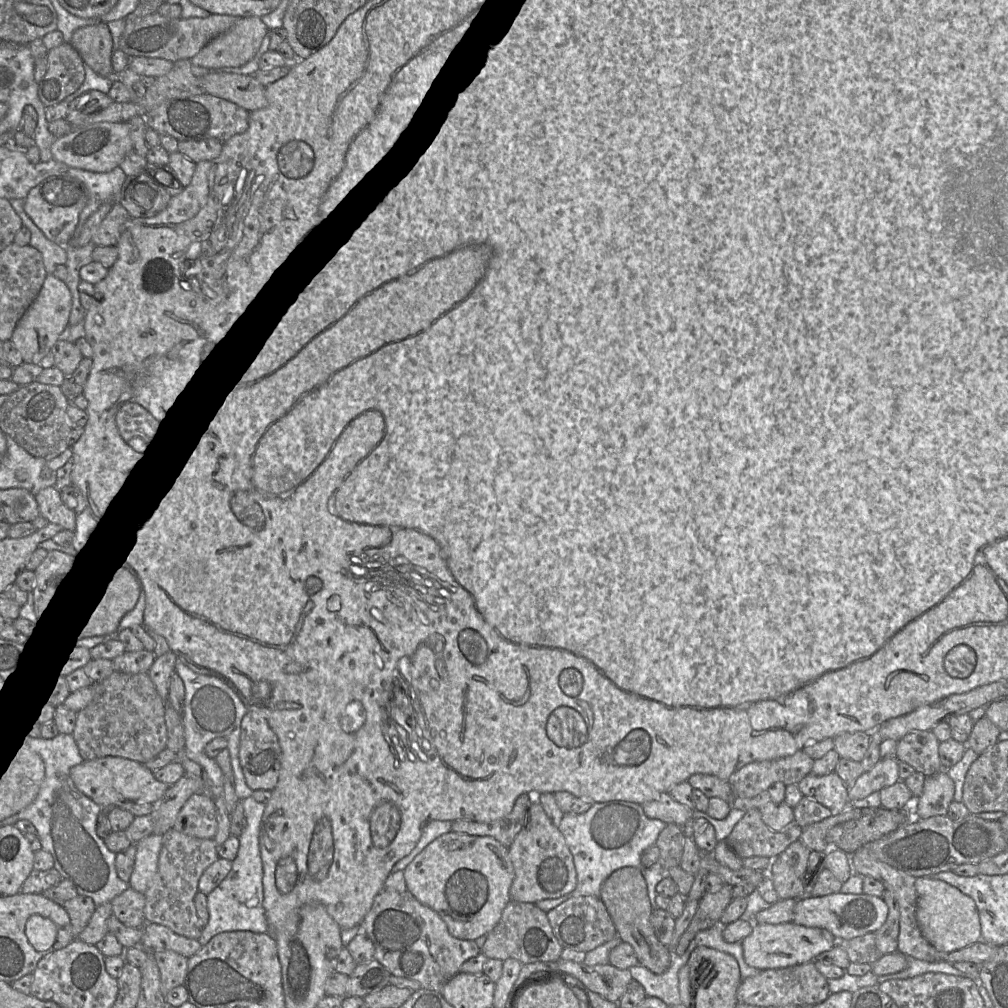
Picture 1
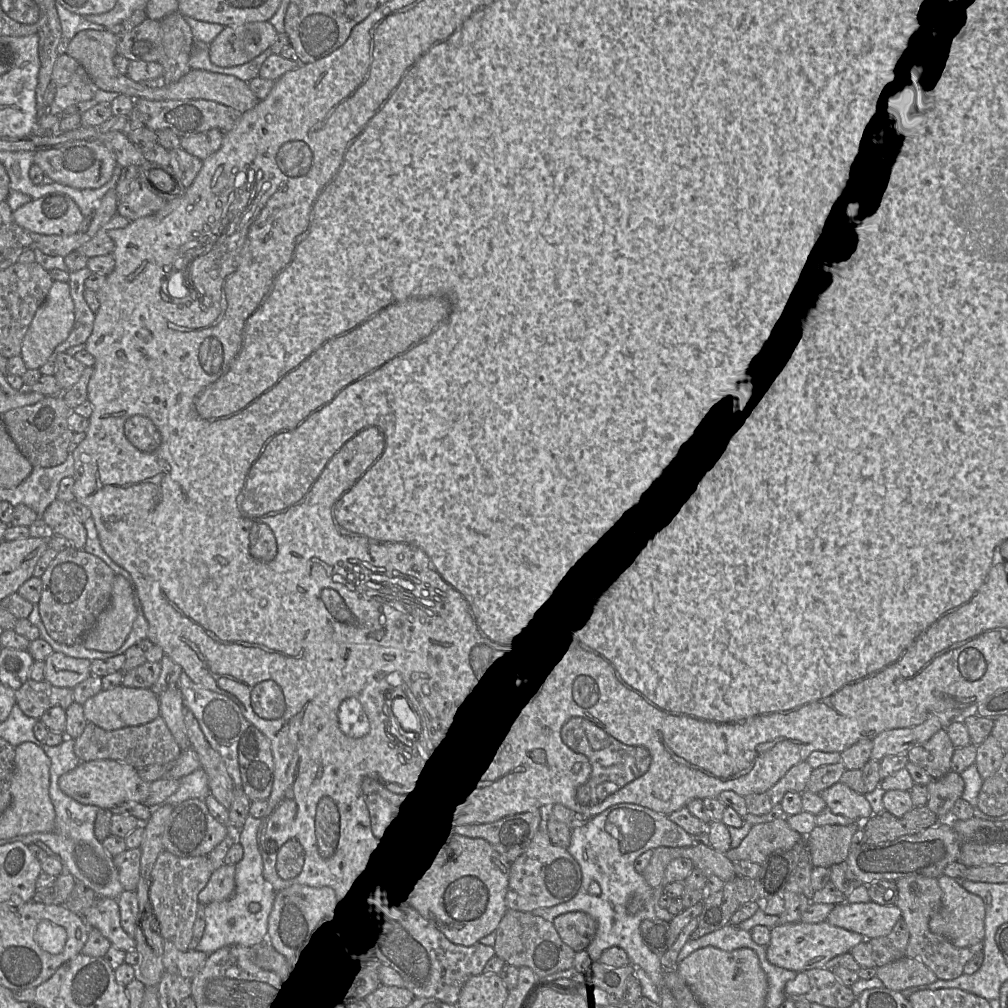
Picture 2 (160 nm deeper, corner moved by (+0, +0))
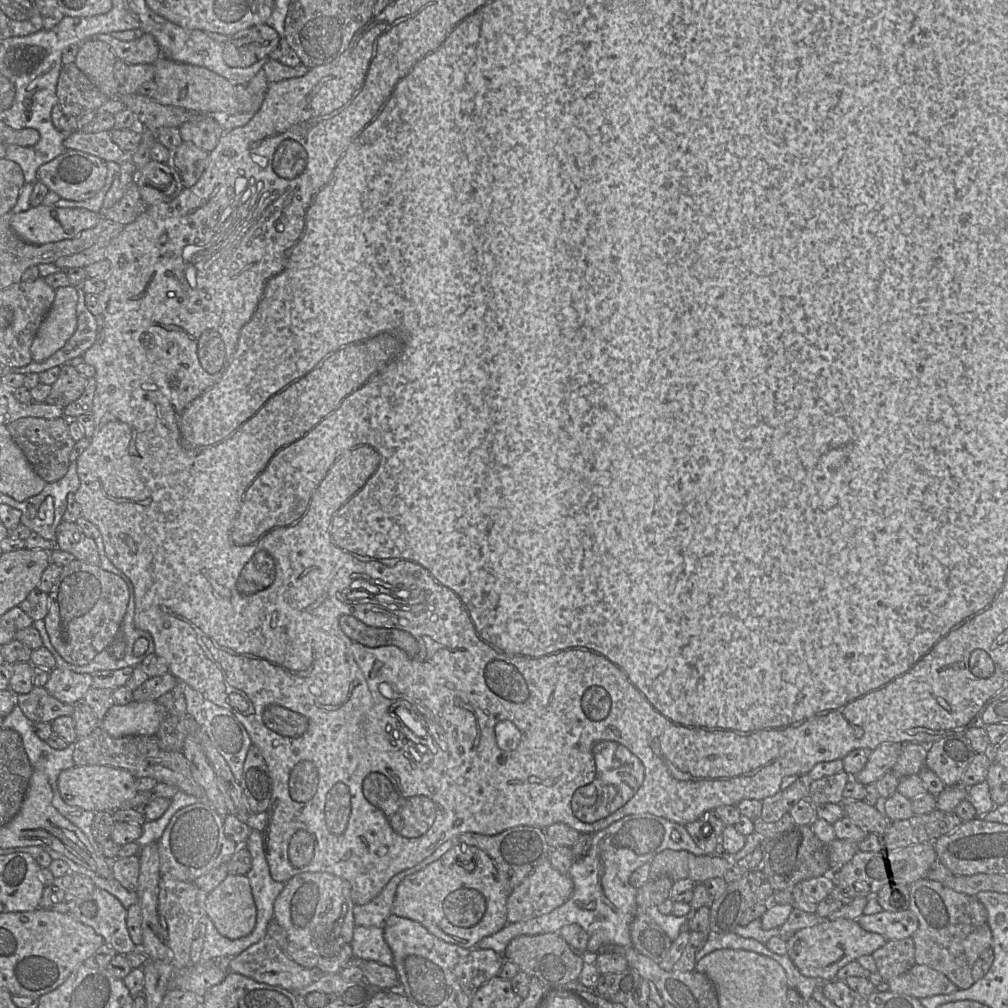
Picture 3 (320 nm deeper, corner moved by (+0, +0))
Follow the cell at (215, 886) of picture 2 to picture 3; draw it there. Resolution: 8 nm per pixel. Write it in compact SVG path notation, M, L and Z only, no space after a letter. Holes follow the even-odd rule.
M228 874L208 894L205 908L217 931L225 937L242 938L255 928L257 908L246 874Z

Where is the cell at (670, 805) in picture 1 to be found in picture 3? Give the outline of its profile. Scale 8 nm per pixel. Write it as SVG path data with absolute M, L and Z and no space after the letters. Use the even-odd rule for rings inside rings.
M711 811L710 820L696 819L684 826L695 844L704 851L704 855L721 853L720 842L726 825L714 811Z

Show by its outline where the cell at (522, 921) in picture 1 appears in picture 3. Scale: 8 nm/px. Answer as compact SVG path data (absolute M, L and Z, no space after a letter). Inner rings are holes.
M556 932L515 937L509 942L503 955L530 977L540 979L548 988L551 985L568 985L567 983L578 980L585 962L585 955L575 951Z

